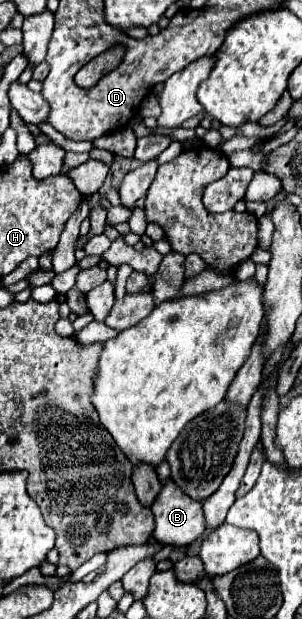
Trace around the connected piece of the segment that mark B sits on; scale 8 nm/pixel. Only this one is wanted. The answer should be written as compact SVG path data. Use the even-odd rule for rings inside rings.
M172 479L162 483L162 489L152 505L152 513L156 519L154 537L160 543L190 545L206 531L202 501L186 497Z

